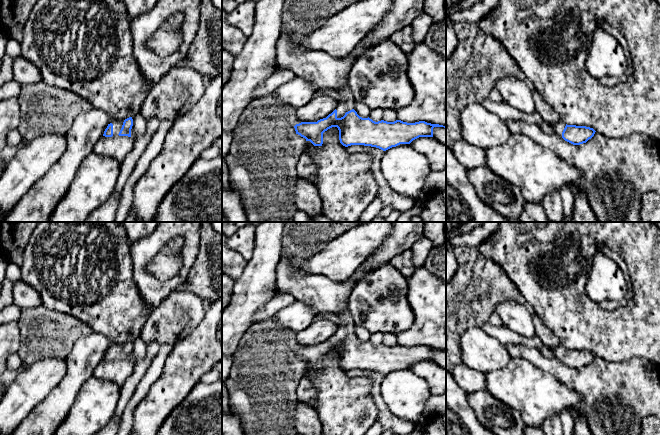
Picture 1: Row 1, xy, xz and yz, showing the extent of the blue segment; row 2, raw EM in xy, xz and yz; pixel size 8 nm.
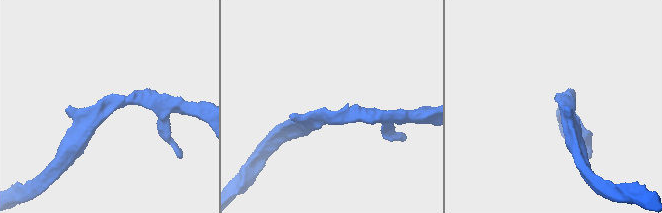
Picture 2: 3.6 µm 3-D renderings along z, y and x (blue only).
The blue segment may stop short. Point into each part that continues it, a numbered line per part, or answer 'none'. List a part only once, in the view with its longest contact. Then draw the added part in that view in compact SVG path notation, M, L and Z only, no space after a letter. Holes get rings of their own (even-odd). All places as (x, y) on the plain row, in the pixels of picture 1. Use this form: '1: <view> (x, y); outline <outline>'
1: xz (348, 326); outline M348 303L343 307L343 310L337 315L342 322L342 325L338 328L337 342L341 342L346 336L354 333L355 323L353 321L351 312L348 307Z

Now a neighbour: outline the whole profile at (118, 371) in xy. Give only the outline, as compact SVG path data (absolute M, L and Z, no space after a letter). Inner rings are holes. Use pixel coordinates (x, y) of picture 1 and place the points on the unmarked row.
M102 360L93 372L93 377L115 382L121 387L127 378L134 376L135 365L128 364L128 360Z

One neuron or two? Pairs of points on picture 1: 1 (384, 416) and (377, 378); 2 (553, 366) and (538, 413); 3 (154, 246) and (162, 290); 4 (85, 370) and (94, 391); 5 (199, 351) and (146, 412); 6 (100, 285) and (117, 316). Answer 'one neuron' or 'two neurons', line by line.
1: one neuron
2: two neurons
3: one neuron
4: two neurons
5: one neuron
6: one neuron

